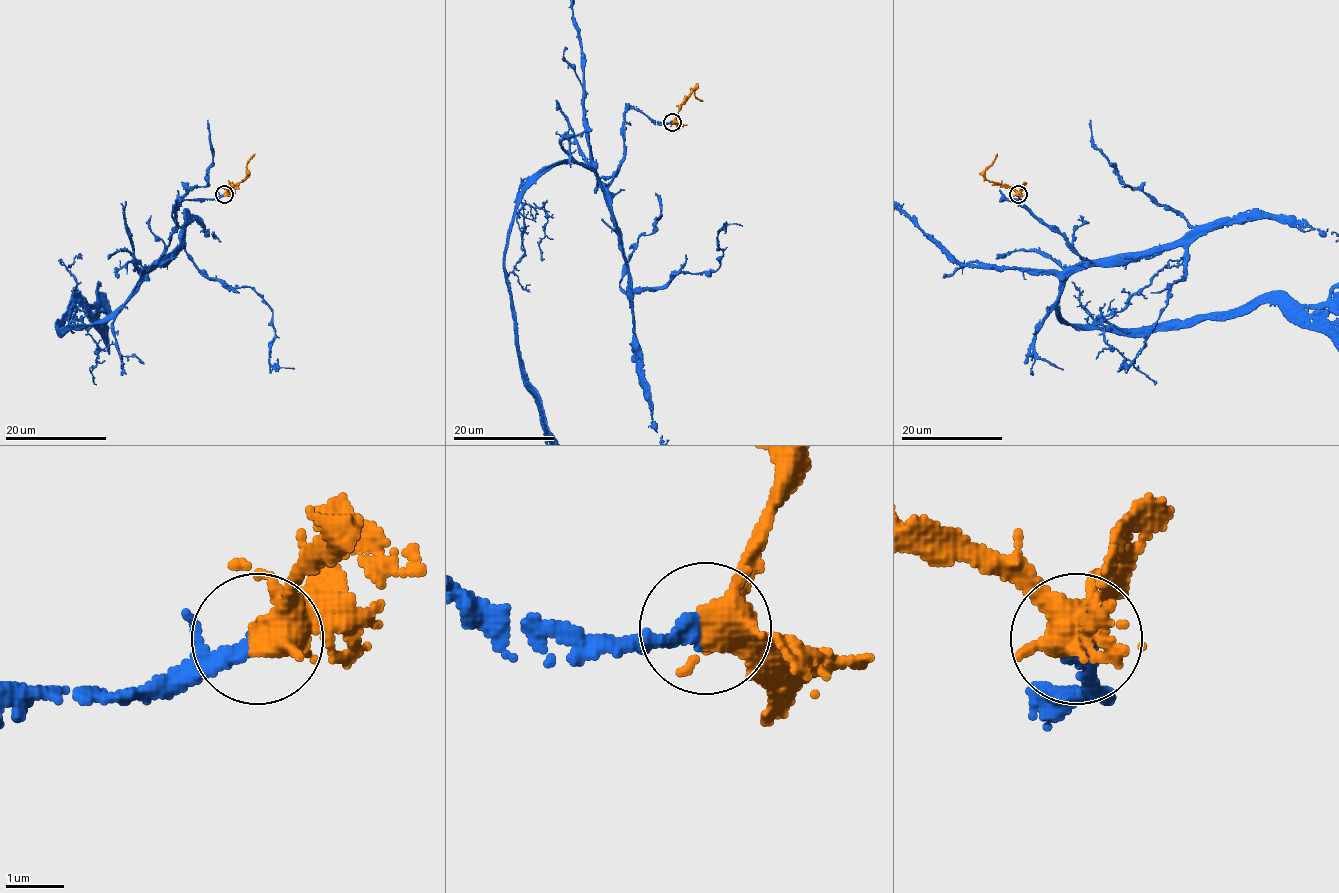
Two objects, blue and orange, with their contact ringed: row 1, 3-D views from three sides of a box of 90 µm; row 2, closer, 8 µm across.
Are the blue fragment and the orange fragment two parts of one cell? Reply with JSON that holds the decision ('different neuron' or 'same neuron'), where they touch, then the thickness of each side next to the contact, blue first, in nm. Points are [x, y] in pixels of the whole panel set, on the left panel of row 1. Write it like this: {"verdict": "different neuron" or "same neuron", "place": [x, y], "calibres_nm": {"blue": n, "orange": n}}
{"verdict": "same neuron", "place": [224, 194], "calibres_nm": {"blue": 180, "orange": 420}}

